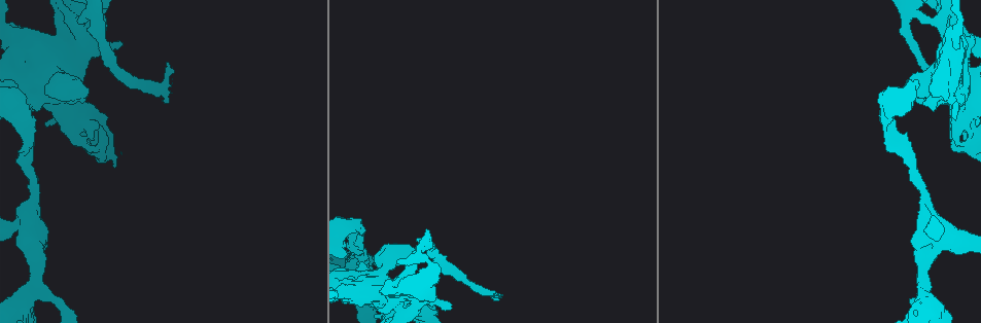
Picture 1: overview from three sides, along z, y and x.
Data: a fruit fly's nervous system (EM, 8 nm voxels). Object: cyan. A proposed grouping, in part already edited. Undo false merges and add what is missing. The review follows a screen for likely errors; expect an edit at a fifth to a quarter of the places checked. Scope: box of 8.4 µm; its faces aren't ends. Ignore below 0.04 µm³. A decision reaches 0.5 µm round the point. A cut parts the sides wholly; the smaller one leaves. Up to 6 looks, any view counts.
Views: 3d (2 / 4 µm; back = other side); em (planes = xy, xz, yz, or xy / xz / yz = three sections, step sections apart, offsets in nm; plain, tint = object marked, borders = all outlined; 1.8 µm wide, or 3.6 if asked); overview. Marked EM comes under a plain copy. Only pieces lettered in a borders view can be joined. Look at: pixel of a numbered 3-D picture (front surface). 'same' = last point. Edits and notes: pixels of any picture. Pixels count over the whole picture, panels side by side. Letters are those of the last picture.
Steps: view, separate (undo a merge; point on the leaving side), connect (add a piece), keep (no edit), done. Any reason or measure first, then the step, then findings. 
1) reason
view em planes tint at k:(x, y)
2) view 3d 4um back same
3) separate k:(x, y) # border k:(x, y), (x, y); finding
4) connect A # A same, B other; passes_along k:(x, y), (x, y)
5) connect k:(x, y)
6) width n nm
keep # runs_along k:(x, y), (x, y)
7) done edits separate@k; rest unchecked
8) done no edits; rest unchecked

view 3d 4um at 1:(956, 100)

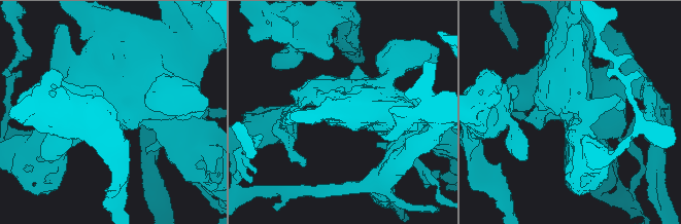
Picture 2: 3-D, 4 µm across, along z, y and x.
view em 3.6um yz step 4 borders at 2:(575, 116)

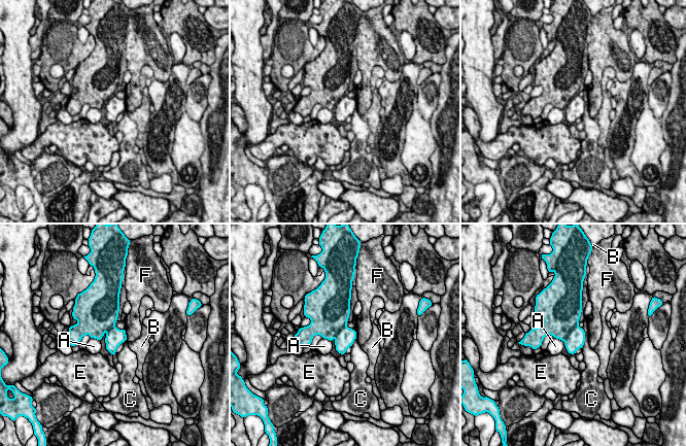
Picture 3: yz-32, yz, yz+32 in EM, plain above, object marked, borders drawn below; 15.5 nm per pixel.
view em 3.6um planes borders same

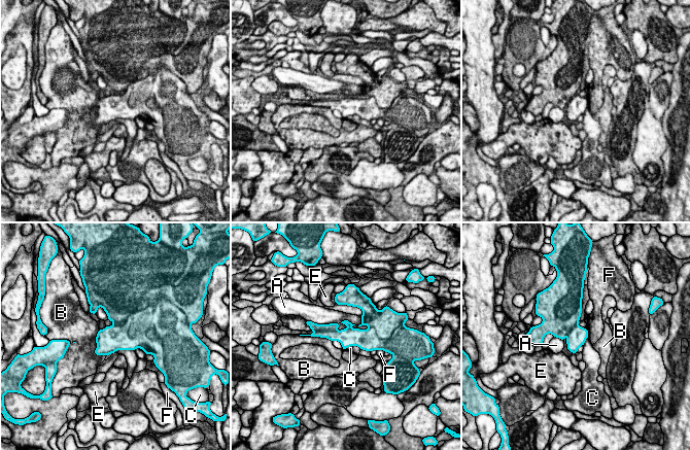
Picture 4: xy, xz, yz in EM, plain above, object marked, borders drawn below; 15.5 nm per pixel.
separate 4:(132, 333) # A other, B other, C other, E other, F other; border 4:(138, 310), (114, 324); a second neuron is stuck on

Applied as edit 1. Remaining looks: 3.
free end
view 3d 4um at 1:(495, 299)

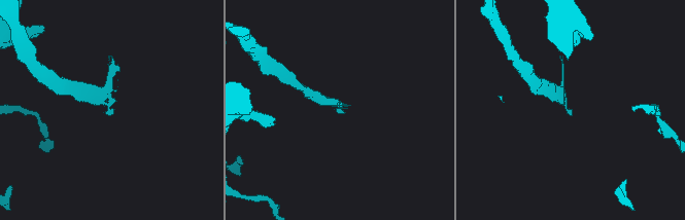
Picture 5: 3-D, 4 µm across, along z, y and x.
view em xy step 16 tint at 5:(107, 113)

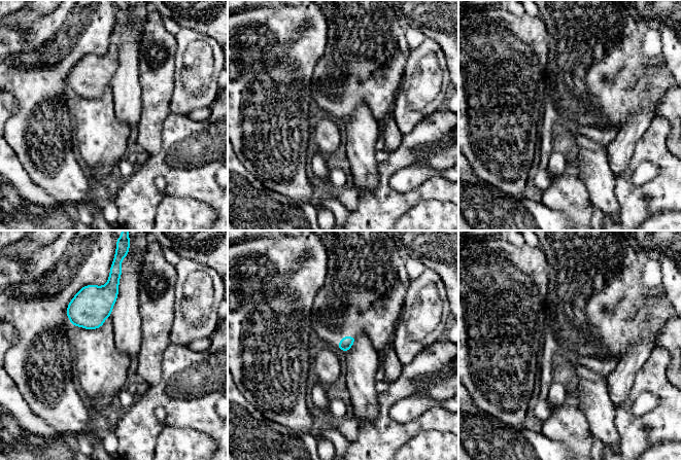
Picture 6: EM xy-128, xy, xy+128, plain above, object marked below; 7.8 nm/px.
see the neighbours
view em xy step 16 borders same

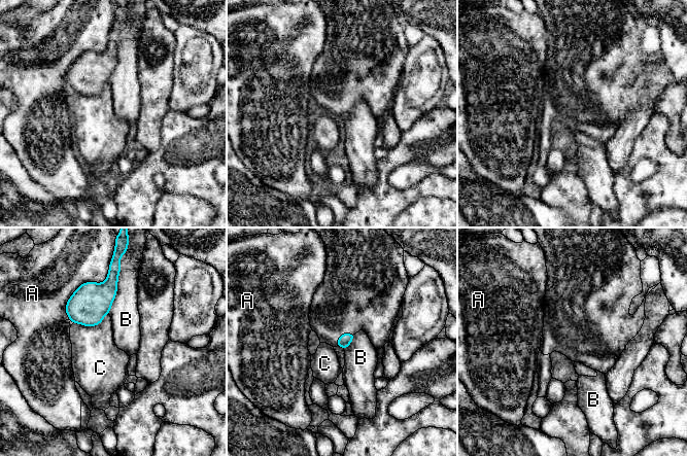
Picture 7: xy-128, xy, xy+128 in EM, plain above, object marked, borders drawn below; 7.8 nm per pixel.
width 100 nm; longest_contact A 480 nm
keep # A other, B other, C other; none of them fits

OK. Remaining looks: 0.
done edits separate@4; rest unchecked

